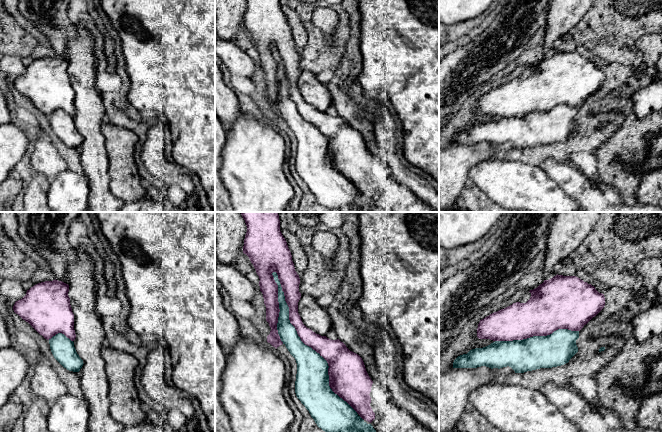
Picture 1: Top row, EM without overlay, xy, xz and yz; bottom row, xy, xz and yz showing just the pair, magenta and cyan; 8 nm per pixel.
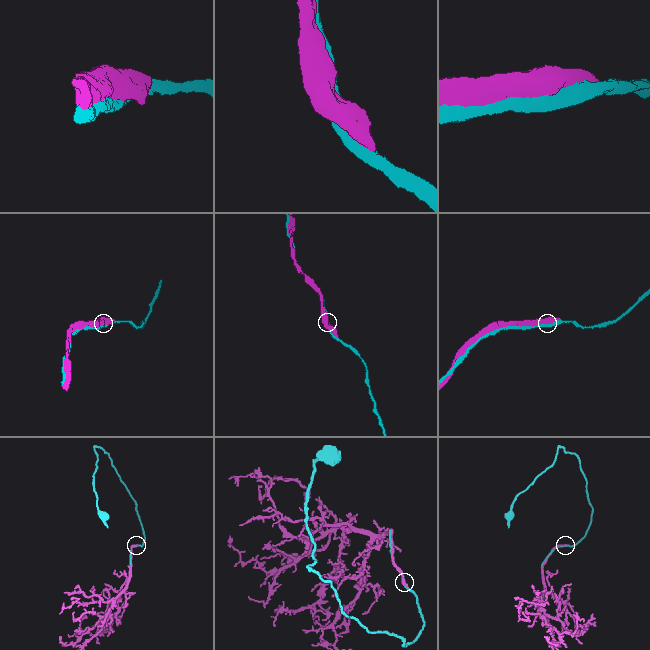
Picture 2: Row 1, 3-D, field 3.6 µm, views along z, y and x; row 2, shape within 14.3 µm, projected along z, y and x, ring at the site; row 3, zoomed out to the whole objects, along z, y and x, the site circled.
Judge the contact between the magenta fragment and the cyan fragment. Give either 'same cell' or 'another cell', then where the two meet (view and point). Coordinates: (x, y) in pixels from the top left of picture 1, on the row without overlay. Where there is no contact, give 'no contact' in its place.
same cell; meets magenta in xz at (306, 120)

